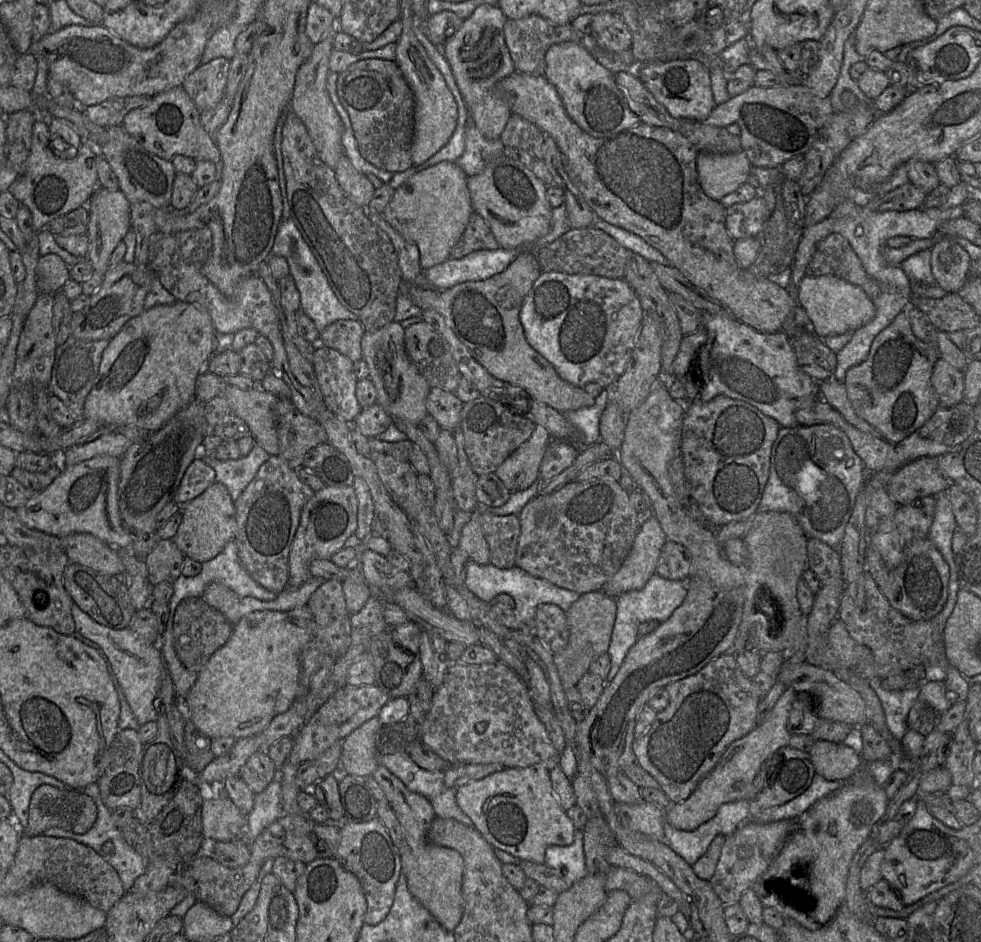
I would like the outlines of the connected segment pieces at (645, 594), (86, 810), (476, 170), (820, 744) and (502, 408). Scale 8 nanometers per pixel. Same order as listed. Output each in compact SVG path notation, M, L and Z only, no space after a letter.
M654 573L645 585L639 589L623 593L615 599L616 619L608 648L611 668L606 682L610 682L619 671L629 649L638 640L638 627L642 622L658 620L660 623L666 621L684 601L687 595L686 582L683 580L669 580Z
M41 785L31 796L28 822L20 834L28 837L43 835L44 831L50 828L61 828L76 834L83 834L94 825L96 818L95 802L81 790L61 790L50 785Z
M470 116L465 135L465 150L456 163L467 177L480 174L490 162L504 153L505 146L501 140L485 138Z
M816 740L809 755L816 774L829 781L845 782L863 765L861 755L843 743Z
M483 395L464 403L460 414L460 429L473 471L477 475L495 472L510 454L530 438L536 425L530 418L515 414L503 403Z

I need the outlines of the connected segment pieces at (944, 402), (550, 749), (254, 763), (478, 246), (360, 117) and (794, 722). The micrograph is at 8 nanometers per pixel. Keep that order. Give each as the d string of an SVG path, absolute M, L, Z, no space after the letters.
M942 358L934 366L931 384L940 407L952 407L964 401L964 372Z
M501 661L483 664L451 663L442 684L434 693L430 710L420 729L420 739L449 765L494 763L505 768L524 768L541 764L550 771L560 763L560 752L535 713L529 687Z
M260 750L250 756L239 773L255 795L263 792L274 779L278 778L278 775L266 750Z
M473 212L465 231L452 249L448 259L460 259L475 251L496 250L499 247L488 224L478 213Z
M361 59L339 73L338 97L345 107L363 157L374 166L392 173L413 166L414 95L396 61Z
M797 692L792 702L786 724L792 735L810 735L817 723L814 697L807 694L809 693Z

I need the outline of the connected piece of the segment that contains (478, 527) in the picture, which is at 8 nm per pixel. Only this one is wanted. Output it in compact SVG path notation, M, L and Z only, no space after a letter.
M478 510L472 512L470 520L463 526L459 538L455 542L455 548L465 551L470 560L477 564L490 563L489 548Z

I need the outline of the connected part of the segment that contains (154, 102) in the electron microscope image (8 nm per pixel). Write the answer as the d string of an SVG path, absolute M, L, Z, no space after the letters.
M182 87L164 91L152 97L144 107L131 110L125 115L122 127L147 151L164 160L171 161L176 155L214 163L221 159L214 139L201 124L200 111Z

